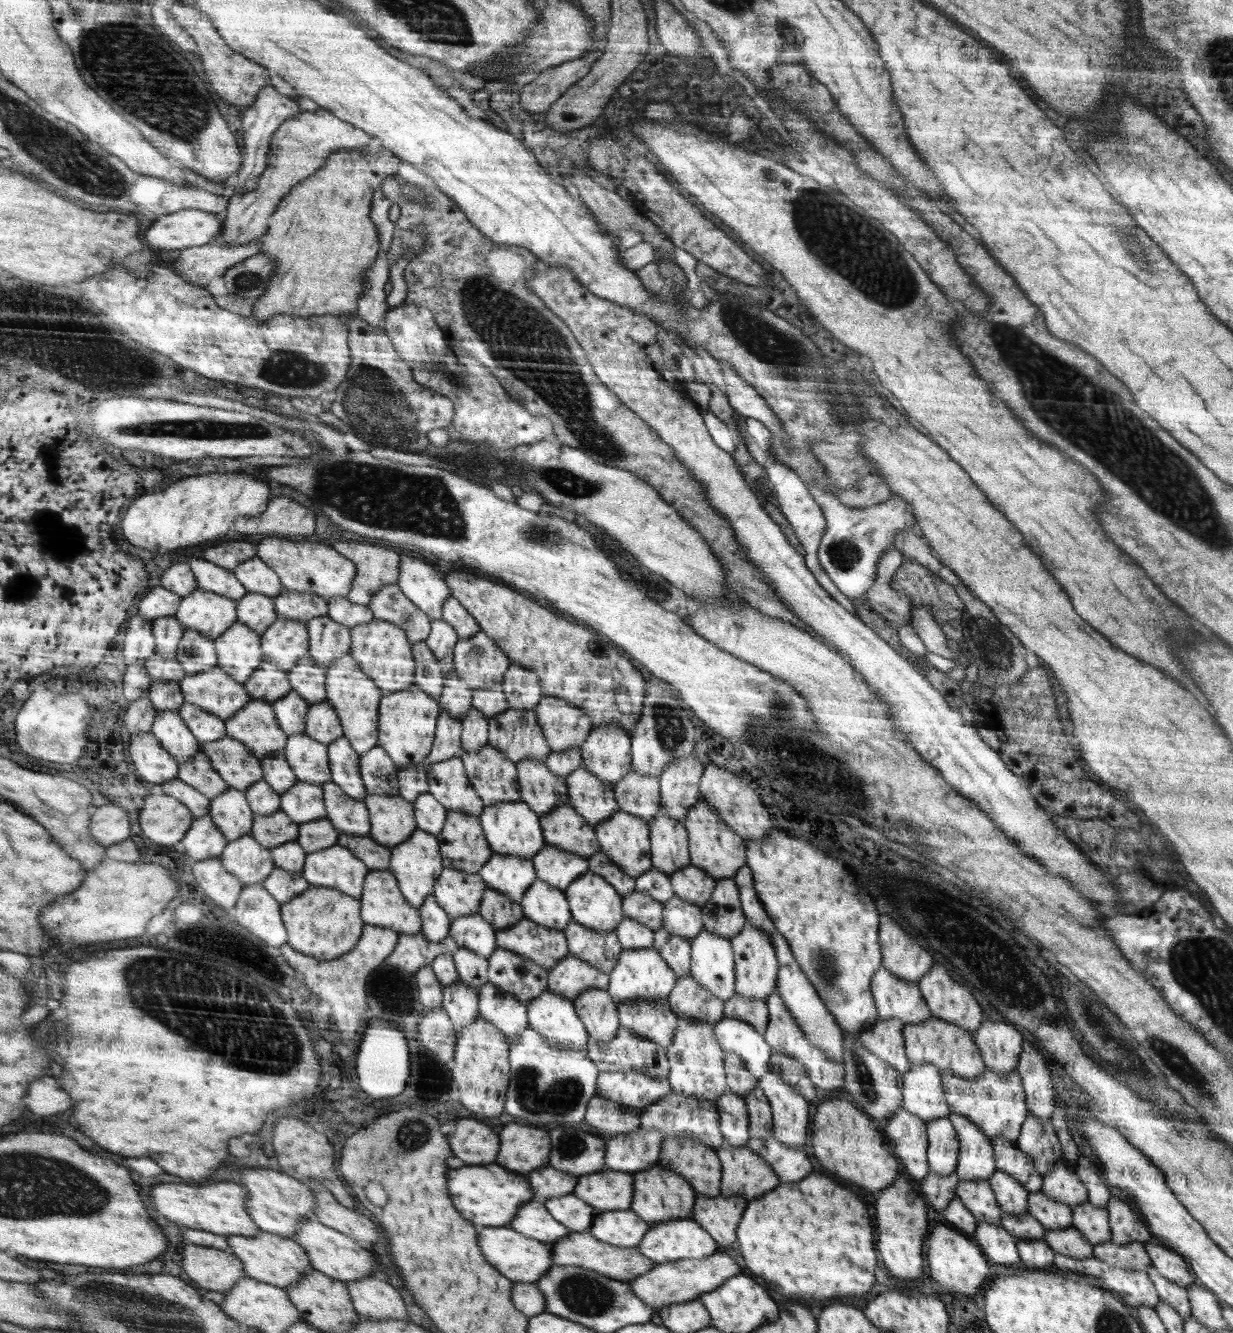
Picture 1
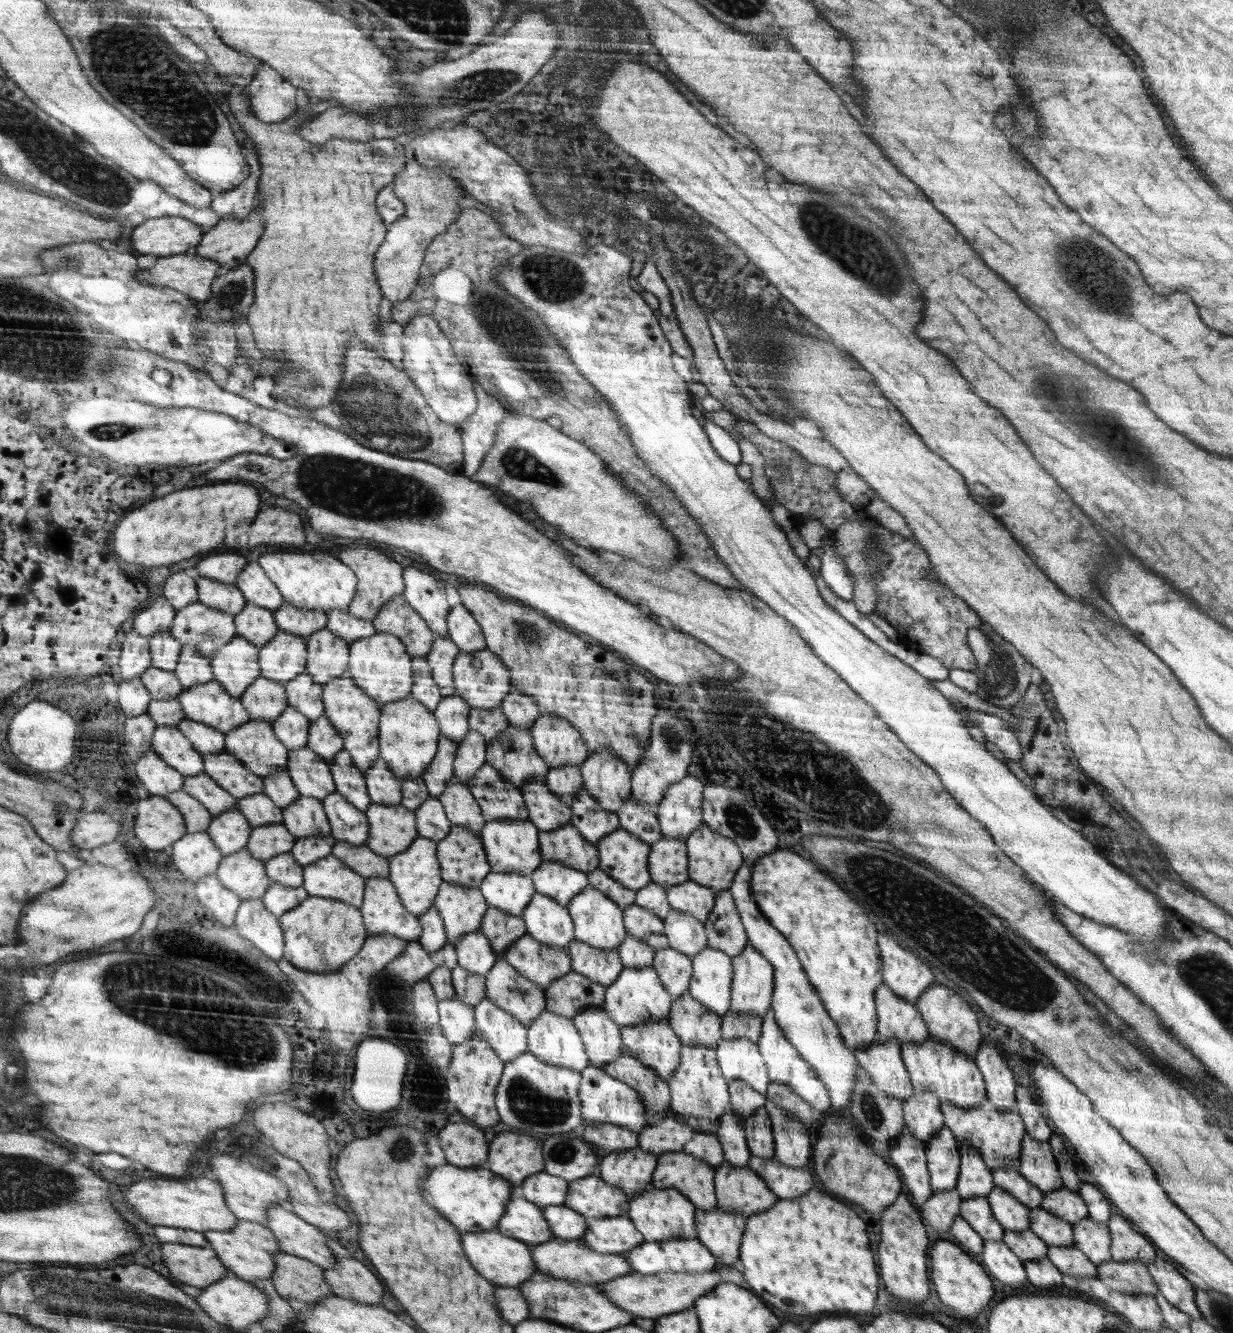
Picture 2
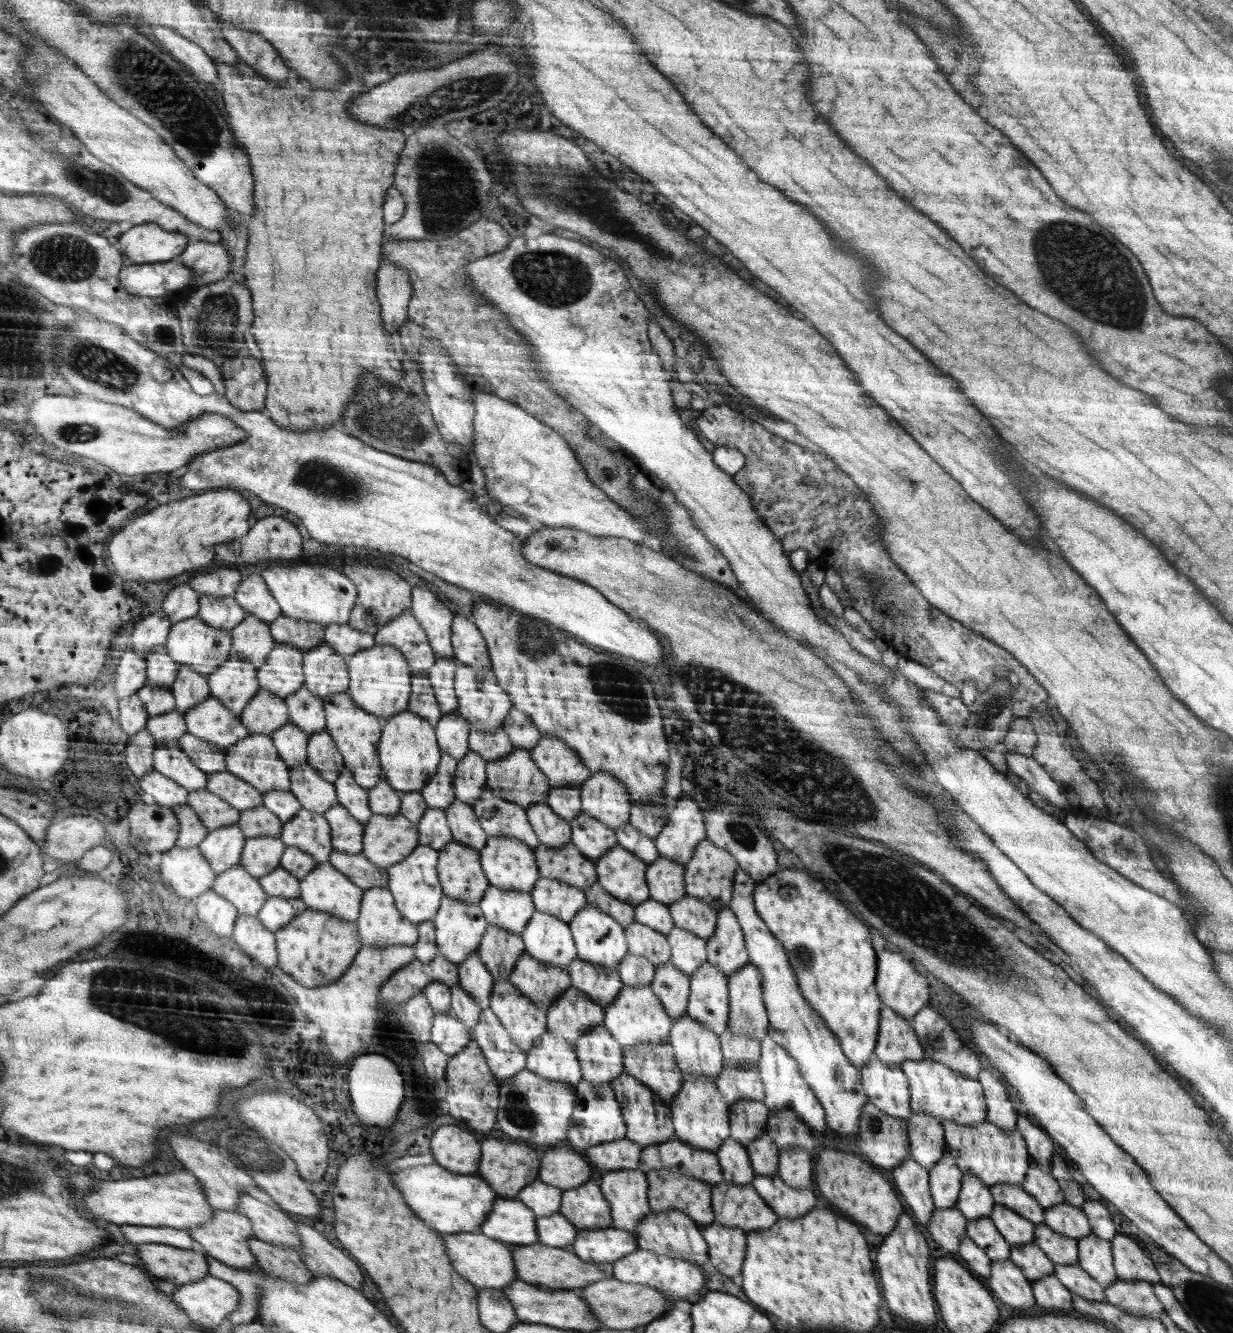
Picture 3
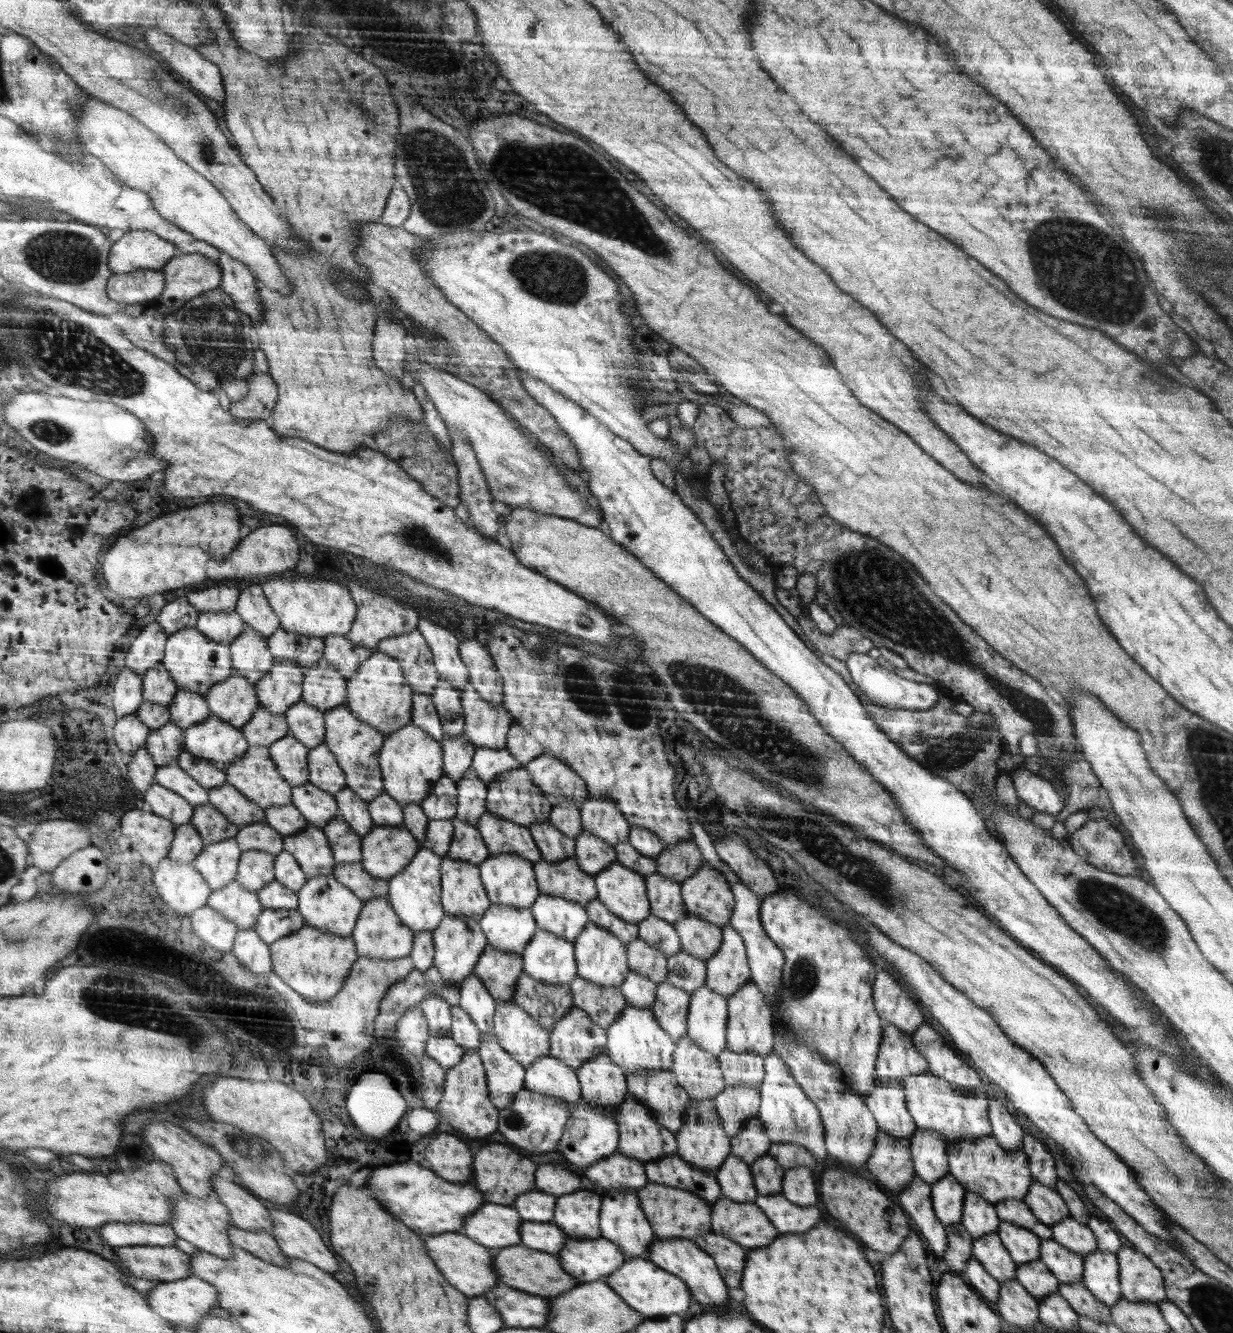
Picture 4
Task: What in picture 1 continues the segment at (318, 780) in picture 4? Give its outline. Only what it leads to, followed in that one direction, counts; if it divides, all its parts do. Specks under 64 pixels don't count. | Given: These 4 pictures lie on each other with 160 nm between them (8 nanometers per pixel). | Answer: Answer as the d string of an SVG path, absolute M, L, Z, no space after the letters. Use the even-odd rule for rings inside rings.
M326 700L313 704L307 710L304 733L310 738L326 744L344 737L340 719L333 706Z

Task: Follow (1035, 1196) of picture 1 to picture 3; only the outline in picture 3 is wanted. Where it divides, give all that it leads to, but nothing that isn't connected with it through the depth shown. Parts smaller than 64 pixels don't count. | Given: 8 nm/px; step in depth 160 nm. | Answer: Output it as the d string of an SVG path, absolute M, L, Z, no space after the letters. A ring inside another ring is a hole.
M1044 1223L1035 1224L1033 1243L1044 1251L1054 1265L1078 1263L1077 1240L1052 1230Z

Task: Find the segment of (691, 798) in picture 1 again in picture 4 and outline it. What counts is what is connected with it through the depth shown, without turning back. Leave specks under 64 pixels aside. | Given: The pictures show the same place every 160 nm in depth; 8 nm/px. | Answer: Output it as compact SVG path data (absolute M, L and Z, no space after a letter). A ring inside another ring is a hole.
M680 841L674 848L663 848L662 854L657 858L656 873L682 886L703 864L695 841Z

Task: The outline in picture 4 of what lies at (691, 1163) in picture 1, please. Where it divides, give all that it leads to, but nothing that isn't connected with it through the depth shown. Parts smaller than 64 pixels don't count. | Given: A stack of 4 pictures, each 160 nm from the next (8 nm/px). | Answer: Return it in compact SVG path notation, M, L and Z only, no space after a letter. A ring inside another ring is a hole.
M648 1181L636 1192L640 1204L648 1218L657 1238L692 1239L711 1230L711 1206L706 1199L696 1193L680 1187L666 1186Z

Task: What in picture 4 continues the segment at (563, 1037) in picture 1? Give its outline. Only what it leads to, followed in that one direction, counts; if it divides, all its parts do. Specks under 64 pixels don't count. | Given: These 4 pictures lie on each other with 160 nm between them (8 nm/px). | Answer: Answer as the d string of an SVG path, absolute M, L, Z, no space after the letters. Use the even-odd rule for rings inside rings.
M554 1055L537 1058L525 1068L525 1088L538 1094L558 1097L570 1114L580 1100L578 1072Z

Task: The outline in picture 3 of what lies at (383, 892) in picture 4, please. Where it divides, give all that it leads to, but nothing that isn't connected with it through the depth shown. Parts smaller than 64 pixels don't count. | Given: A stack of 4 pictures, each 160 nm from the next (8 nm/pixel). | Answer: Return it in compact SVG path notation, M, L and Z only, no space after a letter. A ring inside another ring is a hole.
M334 850L331 854L332 866L342 871L352 882L356 882L366 892L370 888L387 888L389 880L387 869L373 865L363 853L346 854Z

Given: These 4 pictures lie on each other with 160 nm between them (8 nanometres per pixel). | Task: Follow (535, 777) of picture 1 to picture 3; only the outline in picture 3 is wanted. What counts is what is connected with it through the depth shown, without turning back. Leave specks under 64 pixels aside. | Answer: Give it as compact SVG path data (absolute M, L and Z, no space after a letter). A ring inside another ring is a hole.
M535 802L526 811L539 842L544 846L558 849L566 846L571 840L571 823L560 818L547 802Z

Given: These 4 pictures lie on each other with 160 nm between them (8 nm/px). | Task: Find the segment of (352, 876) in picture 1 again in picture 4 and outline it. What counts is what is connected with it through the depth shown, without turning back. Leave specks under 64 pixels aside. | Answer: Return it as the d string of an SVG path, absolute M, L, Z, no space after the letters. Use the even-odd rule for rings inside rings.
M333 874L309 878L301 887L296 894L299 900L296 909L306 923L330 934L351 936L363 910L364 900L344 886Z

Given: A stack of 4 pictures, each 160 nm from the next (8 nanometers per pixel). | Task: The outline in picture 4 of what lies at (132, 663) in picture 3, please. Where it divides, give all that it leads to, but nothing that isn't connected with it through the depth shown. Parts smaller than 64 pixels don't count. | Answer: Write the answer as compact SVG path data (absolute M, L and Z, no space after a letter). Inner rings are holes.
M130 667L124 668L120 680L114 688L114 706L118 716L124 718L129 714L137 714L145 701L145 677L139 675Z

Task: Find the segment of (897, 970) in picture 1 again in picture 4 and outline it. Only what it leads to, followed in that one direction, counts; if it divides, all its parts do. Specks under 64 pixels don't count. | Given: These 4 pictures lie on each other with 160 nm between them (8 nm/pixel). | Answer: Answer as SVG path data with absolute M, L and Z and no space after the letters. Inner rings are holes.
M880 970L872 984L872 990L874 990L872 998L878 1016L882 1013L890 1024L910 1035L924 1024L920 1008L912 998L908 998L908 994L900 988L898 980L890 972Z

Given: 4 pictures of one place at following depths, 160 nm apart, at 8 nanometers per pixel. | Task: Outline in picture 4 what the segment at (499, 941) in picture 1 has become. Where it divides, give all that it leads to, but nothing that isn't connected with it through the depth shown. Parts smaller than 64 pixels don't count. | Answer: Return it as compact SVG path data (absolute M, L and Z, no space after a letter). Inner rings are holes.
M524 972L519 976L513 1000L548 1030L567 1016L575 1004L569 984L540 982Z

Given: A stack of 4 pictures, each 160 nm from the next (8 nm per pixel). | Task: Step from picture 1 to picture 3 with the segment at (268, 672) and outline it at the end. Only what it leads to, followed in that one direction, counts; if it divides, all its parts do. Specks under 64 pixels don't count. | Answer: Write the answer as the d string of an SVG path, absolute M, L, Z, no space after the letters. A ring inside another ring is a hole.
M259 689L243 708L240 717L250 732L270 735L287 724L290 711L278 695Z

